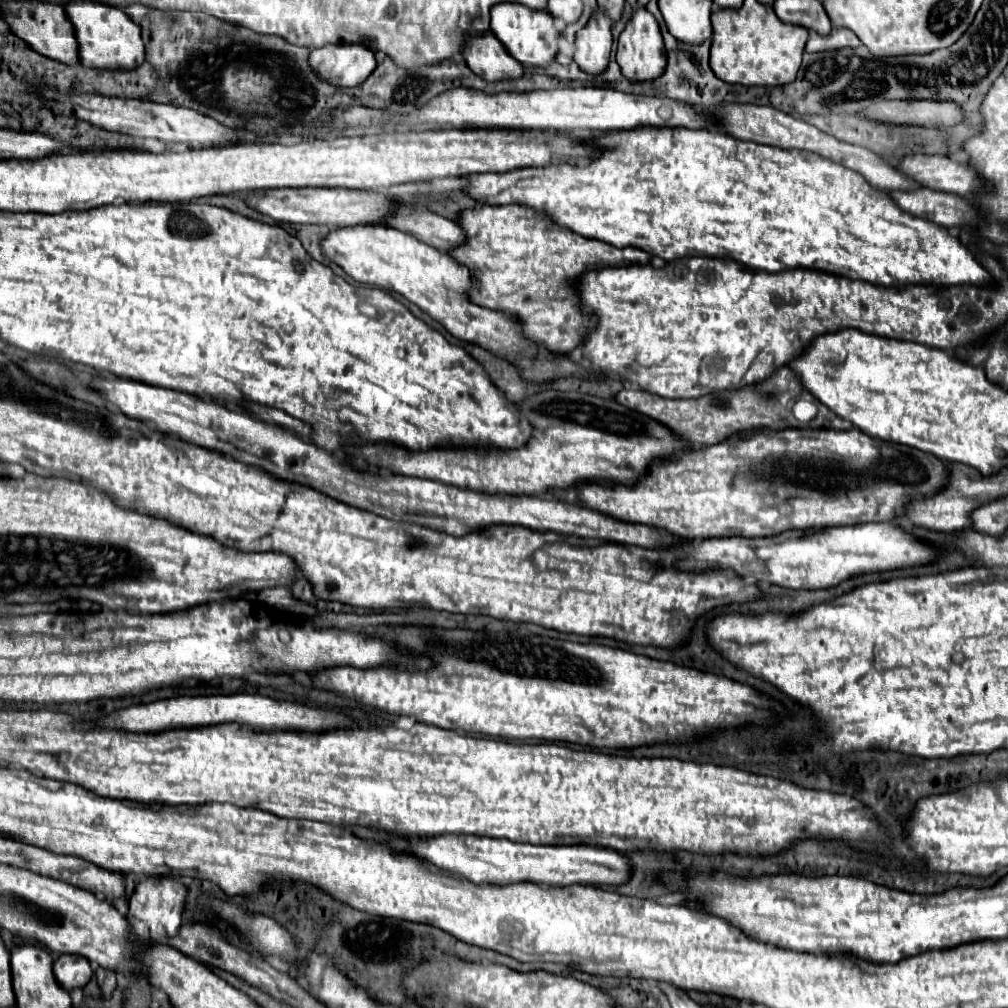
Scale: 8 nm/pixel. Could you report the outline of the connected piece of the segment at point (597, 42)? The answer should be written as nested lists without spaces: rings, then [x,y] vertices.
[[[595,11],[587,27],[583,27],[575,37],[575,63],[581,71],[589,75],[605,73],[611,55],[611,21],[603,17],[601,11]]]

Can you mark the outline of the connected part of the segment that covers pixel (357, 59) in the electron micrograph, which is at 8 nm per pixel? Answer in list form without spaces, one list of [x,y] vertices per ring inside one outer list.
[[[325,45],[311,51],[309,63],[323,81],[337,87],[359,85],[377,65],[375,53],[363,45]]]

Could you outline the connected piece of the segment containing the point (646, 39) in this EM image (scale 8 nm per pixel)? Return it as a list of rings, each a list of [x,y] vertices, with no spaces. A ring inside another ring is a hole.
[[[637,9],[623,29],[617,45],[617,63],[621,67],[621,73],[631,81],[631,83],[641,83],[641,81],[653,81],[657,79],[667,65],[667,55],[663,49],[663,37],[659,31],[659,25],[655,17],[647,9]]]

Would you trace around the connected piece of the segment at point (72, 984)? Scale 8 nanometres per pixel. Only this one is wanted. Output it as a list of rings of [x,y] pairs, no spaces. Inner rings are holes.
[[[63,953],[63,955],[59,955],[55,959],[53,973],[55,973],[57,983],[63,989],[73,991],[77,987],[85,987],[87,985],[87,981],[93,975],[93,969],[91,969],[91,963],[85,957],[73,955],[73,953]]]

